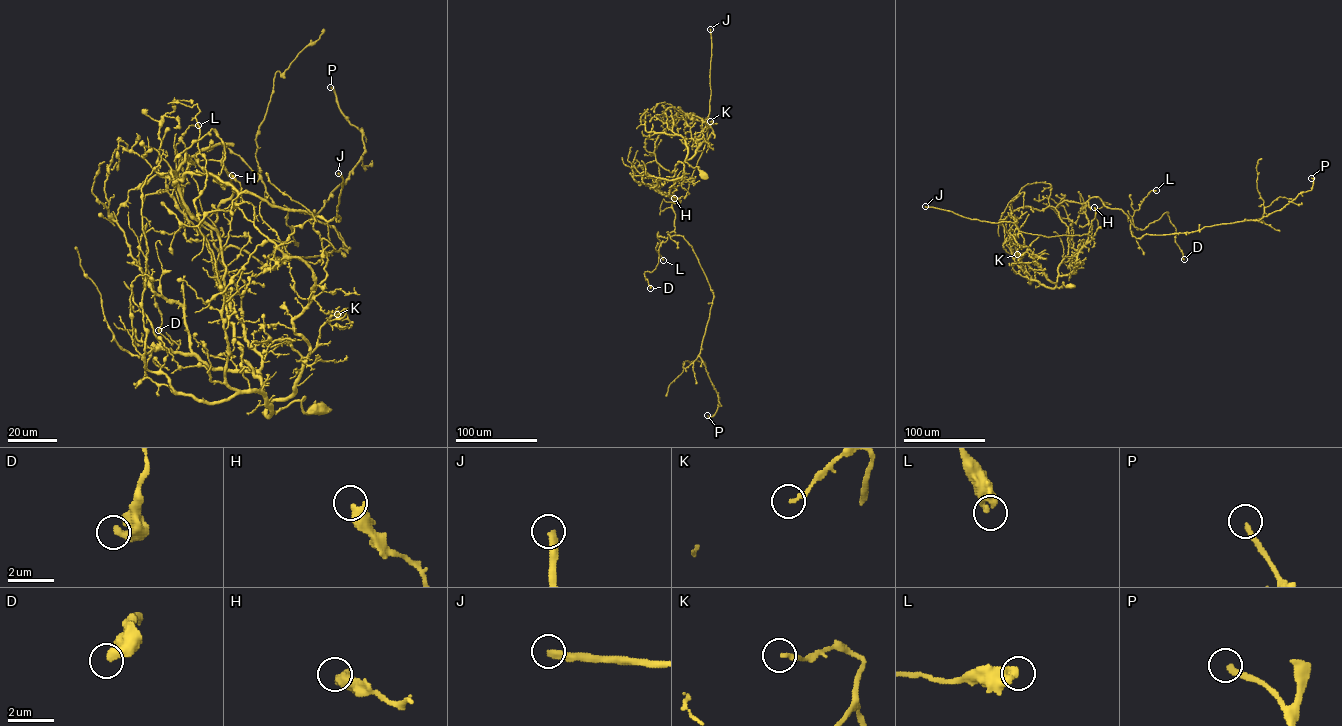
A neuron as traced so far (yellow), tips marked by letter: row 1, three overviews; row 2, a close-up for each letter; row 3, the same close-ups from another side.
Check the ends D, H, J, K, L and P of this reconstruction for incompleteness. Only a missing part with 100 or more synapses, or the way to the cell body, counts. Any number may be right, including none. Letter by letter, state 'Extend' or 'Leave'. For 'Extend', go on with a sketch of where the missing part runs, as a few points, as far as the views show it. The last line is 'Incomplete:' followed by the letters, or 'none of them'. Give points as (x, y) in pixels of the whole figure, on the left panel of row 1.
D: Leave
H: Leave
J: Extend
K: Leave
L: Leave
P: Leave
Incomplete: J

